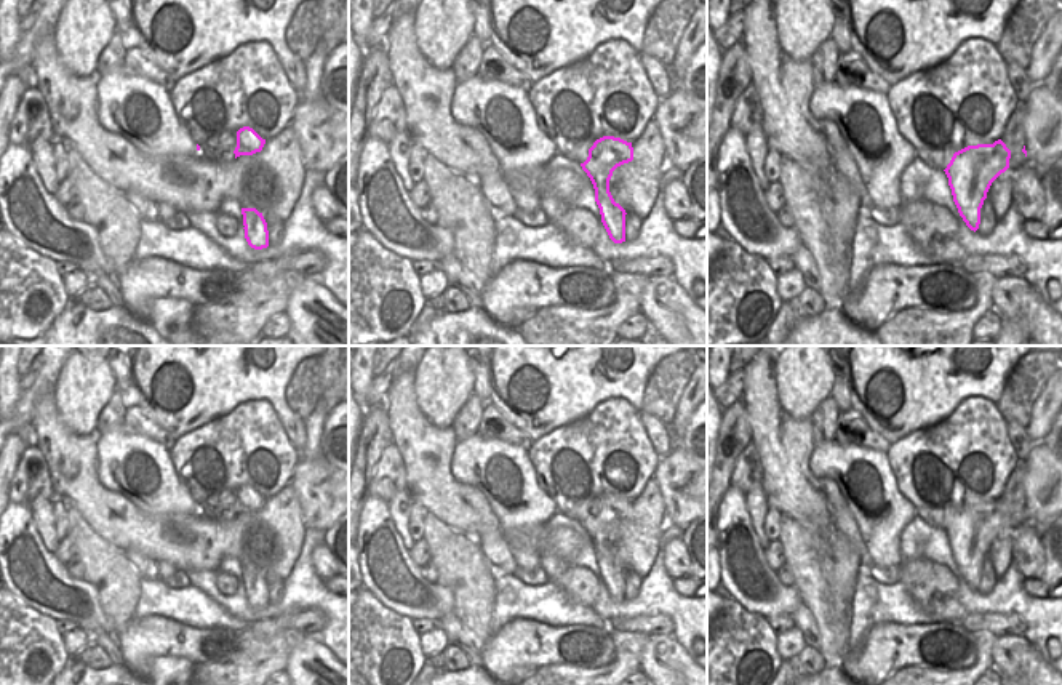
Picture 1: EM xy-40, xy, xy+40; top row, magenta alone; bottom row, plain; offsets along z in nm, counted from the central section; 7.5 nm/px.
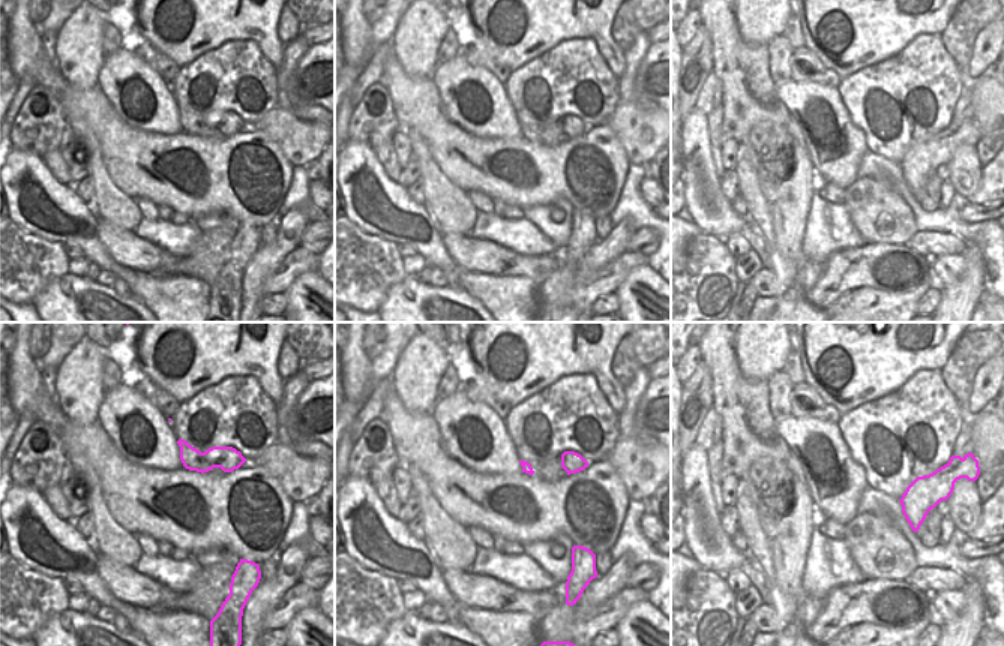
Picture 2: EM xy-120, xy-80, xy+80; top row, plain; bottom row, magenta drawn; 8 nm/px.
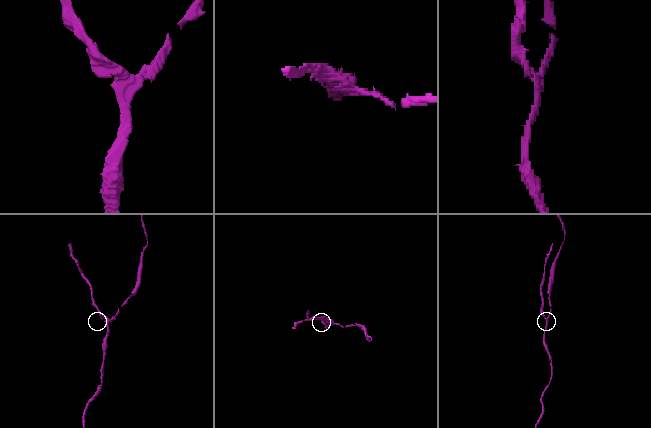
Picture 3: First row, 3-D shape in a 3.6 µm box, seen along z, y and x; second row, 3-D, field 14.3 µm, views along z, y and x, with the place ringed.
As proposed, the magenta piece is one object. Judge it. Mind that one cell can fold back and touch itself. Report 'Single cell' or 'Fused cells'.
Fused cells

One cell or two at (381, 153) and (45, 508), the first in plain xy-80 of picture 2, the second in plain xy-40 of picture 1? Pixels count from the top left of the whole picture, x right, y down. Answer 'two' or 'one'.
one

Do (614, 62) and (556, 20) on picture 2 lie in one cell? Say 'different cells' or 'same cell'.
same cell

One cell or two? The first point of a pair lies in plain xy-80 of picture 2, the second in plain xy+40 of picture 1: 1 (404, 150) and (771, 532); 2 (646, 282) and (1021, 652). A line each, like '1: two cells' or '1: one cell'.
1: one cell
2: one cell

